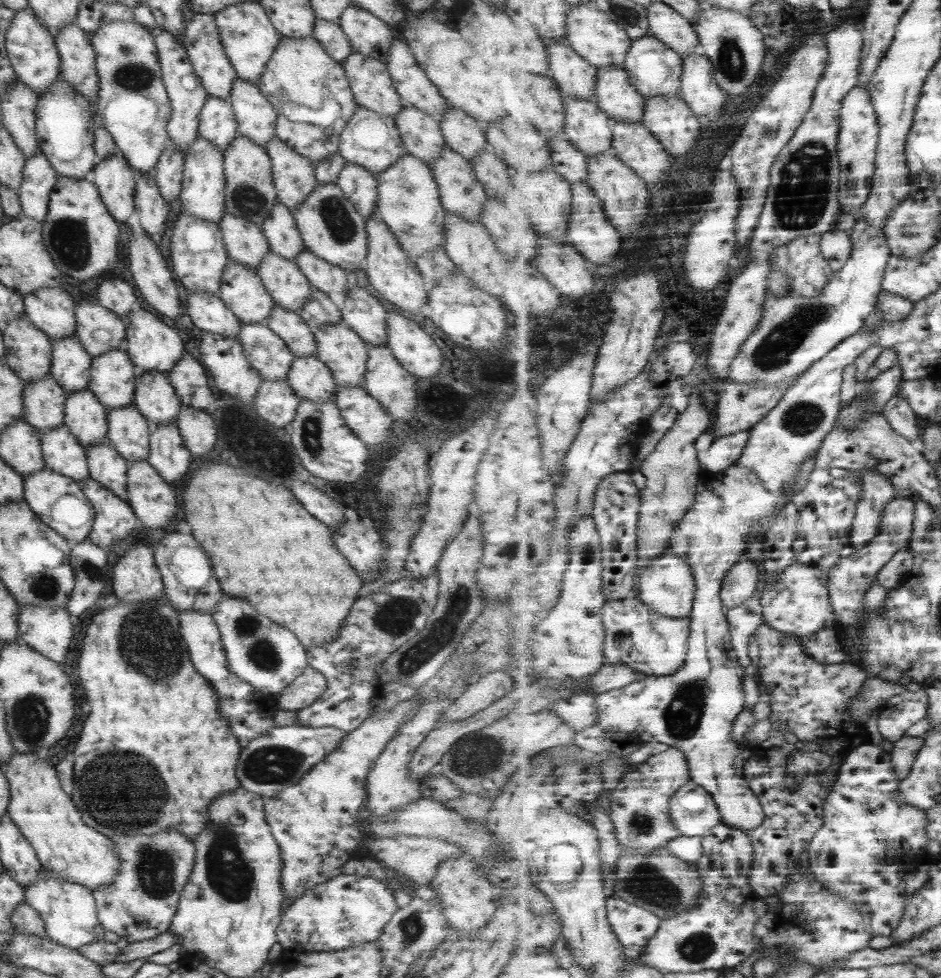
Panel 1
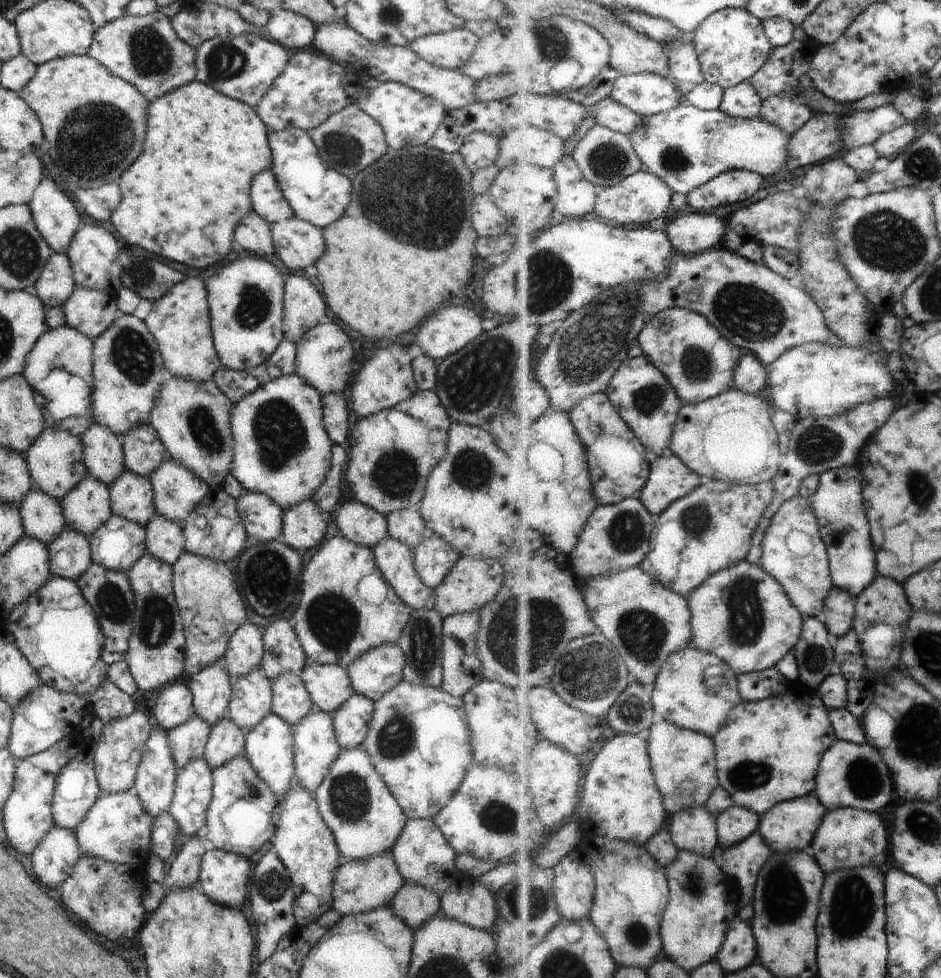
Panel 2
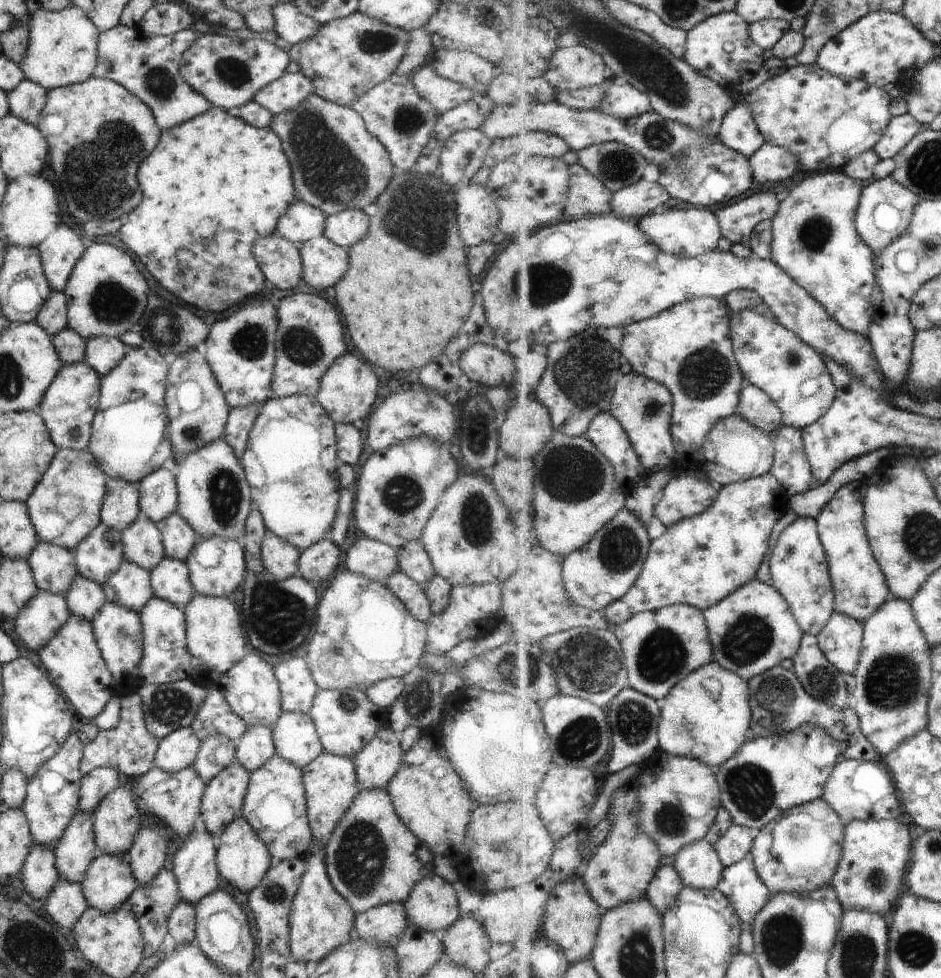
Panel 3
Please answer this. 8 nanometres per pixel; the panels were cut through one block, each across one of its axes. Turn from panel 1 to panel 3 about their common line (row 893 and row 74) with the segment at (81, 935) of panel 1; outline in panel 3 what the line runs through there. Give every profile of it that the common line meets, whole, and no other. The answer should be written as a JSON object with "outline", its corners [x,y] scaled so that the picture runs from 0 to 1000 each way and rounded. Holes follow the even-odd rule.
{"outline":[[[43,7],[33,14],[30,28],[30,49],[21,65],[28,82],[52,93],[74,86],[85,86],[99,79],[106,33],[88,10],[72,7],[64,12],[53,12]]]}

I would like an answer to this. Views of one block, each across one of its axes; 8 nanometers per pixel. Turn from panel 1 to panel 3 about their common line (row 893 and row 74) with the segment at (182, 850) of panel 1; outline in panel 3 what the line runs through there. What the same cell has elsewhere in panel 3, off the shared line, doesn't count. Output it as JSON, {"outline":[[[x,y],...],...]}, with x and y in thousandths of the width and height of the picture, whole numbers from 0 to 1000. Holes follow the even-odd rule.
{"outline":[[[126,25],[104,37],[104,57],[99,79],[119,82],[132,88],[138,96],[157,108],[171,135],[183,133],[185,129],[210,121],[227,110],[217,98],[204,92],[191,76],[191,59],[208,39],[210,37],[204,30],[188,33],[183,37],[153,39],[148,28],[136,29]]]}

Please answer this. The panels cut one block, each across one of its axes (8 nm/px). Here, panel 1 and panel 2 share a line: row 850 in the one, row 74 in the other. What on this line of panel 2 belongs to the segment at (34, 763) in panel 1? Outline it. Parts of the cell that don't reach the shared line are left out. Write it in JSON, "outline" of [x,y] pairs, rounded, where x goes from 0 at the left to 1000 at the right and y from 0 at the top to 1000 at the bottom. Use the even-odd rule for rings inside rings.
{"outline":[[[94,55],[70,57],[38,67],[38,76],[19,96],[43,122],[47,141],[57,162],[70,166],[70,176],[64,176],[70,186],[81,186],[83,191],[91,194],[104,192],[115,186],[123,186],[132,174],[149,162],[158,104],[143,88],[115,74]]]}

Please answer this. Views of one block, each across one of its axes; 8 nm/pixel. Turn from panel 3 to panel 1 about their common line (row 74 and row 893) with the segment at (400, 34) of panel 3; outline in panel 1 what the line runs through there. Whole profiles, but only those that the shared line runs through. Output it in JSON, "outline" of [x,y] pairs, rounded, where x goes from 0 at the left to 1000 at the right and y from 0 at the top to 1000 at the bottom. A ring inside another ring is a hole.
{"outline":[[[363,894],[328,908],[303,930],[294,947],[294,964],[304,973],[355,973],[397,964],[425,928],[409,902]]]}

